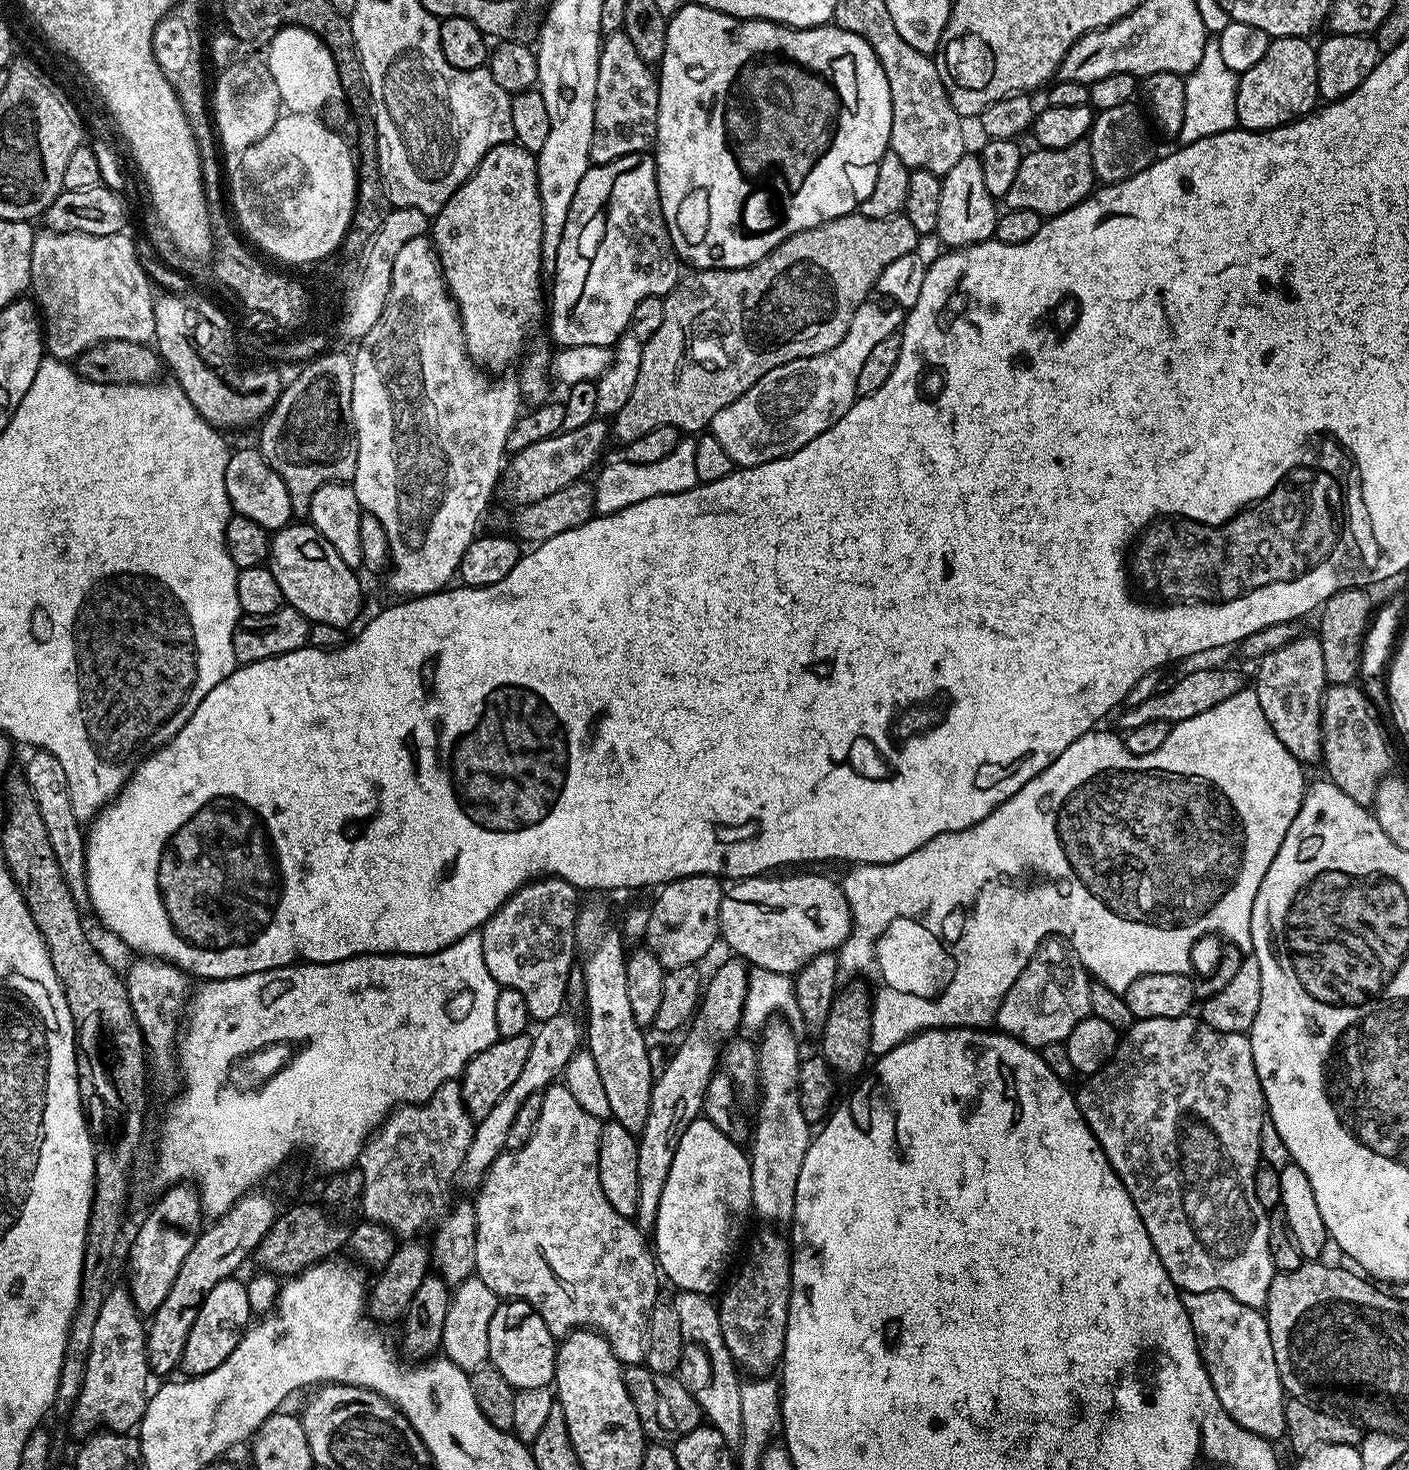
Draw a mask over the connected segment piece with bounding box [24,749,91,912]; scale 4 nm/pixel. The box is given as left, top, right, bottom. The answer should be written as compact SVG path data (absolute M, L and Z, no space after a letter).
M35 749L31 754L26 770L24 770L28 789L31 791L31 797L34 798L42 823L45 825L50 846L54 850L54 856L58 859L58 866L62 870L63 880L70 890L72 901L77 910L87 911L91 904L87 880L86 844L80 821L72 810L66 772L62 767L62 762L59 762L58 758L50 754L47 749Z

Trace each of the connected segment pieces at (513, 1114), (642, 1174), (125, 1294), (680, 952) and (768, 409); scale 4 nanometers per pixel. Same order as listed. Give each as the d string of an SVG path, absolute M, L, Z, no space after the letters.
M562 1011L554 1018L543 1021L540 1028L532 1036L532 1045L530 1046L530 1055L526 1058L526 1063L518 1073L518 1079L514 1086L498 1098L498 1102L490 1109L490 1114L486 1118L475 1121L472 1130L472 1141L470 1150L466 1152L466 1158L462 1166L458 1168L455 1183L464 1188L479 1189L483 1184L485 1175L490 1170L492 1163L498 1159L501 1152L508 1148L508 1135L510 1126L514 1126L514 1118L518 1118L518 1110L522 1110L522 1102L530 1098L530 1094L535 1092L543 1093L549 1084L559 1081L564 1075L564 1068L570 1062L570 1058L582 1048L582 1024L574 1017L568 1016L567 1011Z
M731 958L716 968L712 977L707 977L702 988L700 1006L691 1025L692 1036L688 1036L680 1044L680 1049L665 1063L660 1076L655 1077L650 1094L650 1114L646 1114L646 1126L638 1133L638 1210L634 1222L641 1232L648 1234L655 1229L658 1218L658 1202L662 1198L662 1189L666 1187L666 1178L670 1174L670 1165L674 1162L674 1150L678 1150L678 1142L682 1142L682 1134L686 1134L686 1126L701 1115L704 1106L706 1086L710 1086L712 1073L718 1068L718 1048L716 1040L721 1042L737 1035L736 1027L741 1027L744 1019L744 1003L748 993L749 965L739 958Z
M114 1286L98 1310L98 1323L90 1342L90 1356L86 1358L86 1378L82 1390L70 1409L72 1428L87 1438L97 1430L131 1433L139 1425L148 1405L148 1333L141 1313L137 1312L132 1293L127 1287Z
M687 876L672 880L659 889L656 901L651 901L646 947L652 951L667 970L678 966L699 965L700 959L720 940L720 907L725 889L720 888L721 881L714 876Z
M866 302L858 306L854 322L850 322L850 330L846 338L838 342L838 346L834 346L829 352L810 358L798 358L794 362L786 362L786 366L770 370L765 376L758 378L758 382L754 382L754 386L750 386L750 390L746 390L742 398L730 402L726 410L718 410L718 414L714 414L710 434L718 438L718 442L722 442L726 454L730 454L730 458L737 466L753 468L783 456L793 456L799 448L806 446L806 442L814 442L818 434L830 430L834 422L838 422L838 418L842 418L846 410L850 410L850 406L856 403L858 399L856 387L858 374L862 371L862 362L866 362L866 357L872 353L874 346L878 346L878 342L882 342L882 338L890 338L890 334L900 332L906 319L903 308L895 306L883 308L880 304L872 303Z

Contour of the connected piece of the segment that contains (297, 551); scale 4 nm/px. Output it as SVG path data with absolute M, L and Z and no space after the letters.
M293 522L284 528L275 529L268 546L267 567L272 569L274 578L282 589L284 602L287 607L298 611L312 624L329 624L347 629L360 616L360 580L357 569L346 566L342 562L334 546L318 534L318 530L308 522Z

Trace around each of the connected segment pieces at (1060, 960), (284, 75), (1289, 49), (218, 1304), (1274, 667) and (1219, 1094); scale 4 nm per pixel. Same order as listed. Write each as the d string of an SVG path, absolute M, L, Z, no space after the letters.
M1052 942L1041 943L1030 962L1026 962L1022 974L1018 974L1018 982L1014 982L1006 998L1002 998L994 1021L999 1031L1037 1050L1047 1044L1065 1043L1070 1030L1092 1011L1090 973L1076 955L1076 949L1064 942L1048 943Z
M288 25L269 39L268 46L265 62L278 87L283 107L288 112L317 115L330 102L343 97L337 63L329 48L312 31Z
M1302 36L1273 39L1262 62L1243 72L1236 103L1239 127L1245 130L1279 128L1281 124L1291 124L1293 120L1309 115L1317 107L1316 48L1308 43Z
M240 1278L223 1280L206 1294L202 1306L198 1310L198 1318L194 1318L194 1326L190 1326L190 1334L184 1347L183 1367L189 1368L192 1376L201 1376L214 1370L238 1346L244 1336L254 1313L248 1297L248 1285Z
M1297 634L1286 646L1267 652L1258 661L1260 669L1256 672L1254 691L1258 694L1258 706L1270 722L1270 730L1290 750L1295 760L1301 765L1319 765L1324 751L1322 750L1322 702L1324 689L1329 687L1326 678L1326 662L1322 662L1322 642L1319 635L1304 636Z
M1189 1014L1178 1018L1146 1018L1136 1020L1132 1027L1119 1037L1116 1055L1103 1068L1093 1072L1083 1081L1084 1085L1075 1089L1076 1105L1080 1108L1082 1118L1088 1129L1095 1134L1106 1158L1112 1163L1112 1169L1120 1175L1124 1189L1130 1194L1142 1222L1146 1226L1146 1234L1150 1234L1150 1242L1170 1278L1176 1287L1184 1292L1205 1292L1206 1290L1222 1290L1226 1294L1234 1294L1238 1302L1251 1308L1263 1309L1268 1303L1268 1291L1274 1275L1270 1258L1270 1234L1268 1233L1269 1209L1258 1202L1254 1194L1254 1174L1256 1167L1262 1163L1260 1158L1260 1131L1266 1118L1264 1091L1258 1078L1258 1070L1254 1066L1252 1041L1243 1032L1230 1034L1214 1030L1206 1021Z

